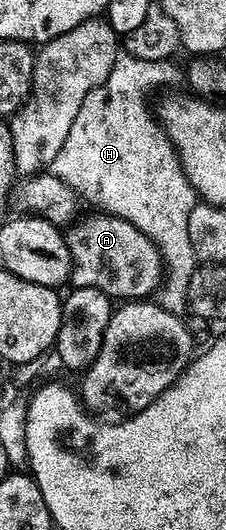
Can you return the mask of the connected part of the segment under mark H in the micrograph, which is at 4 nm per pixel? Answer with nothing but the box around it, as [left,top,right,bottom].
[50,54,198,310]

